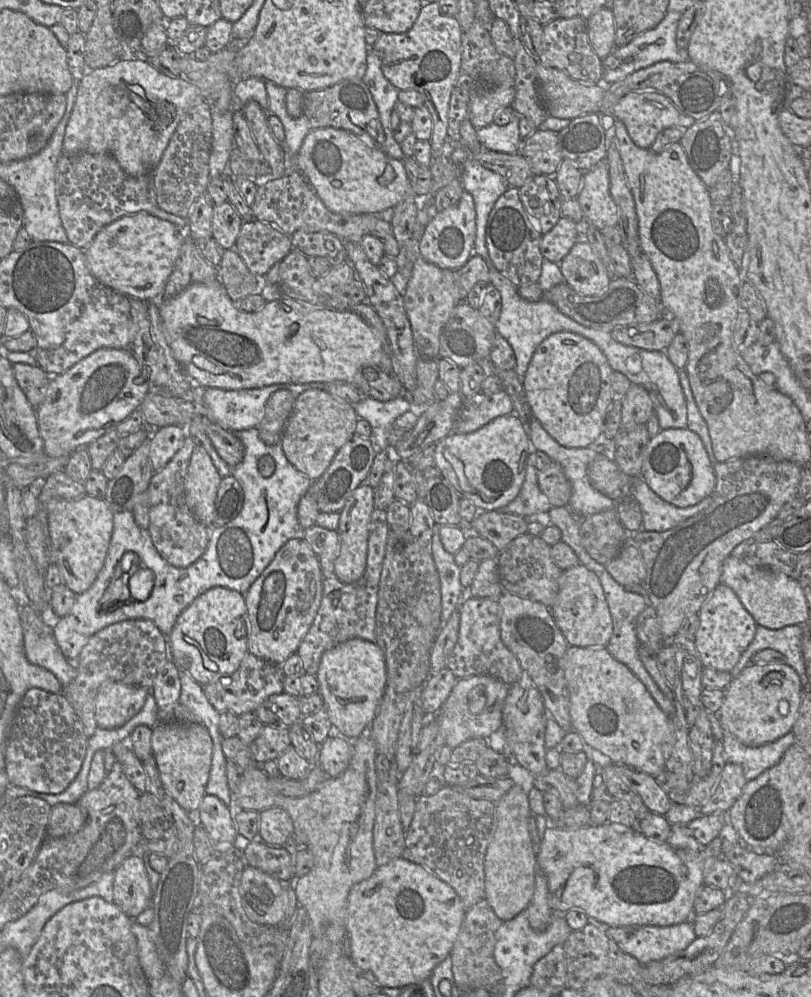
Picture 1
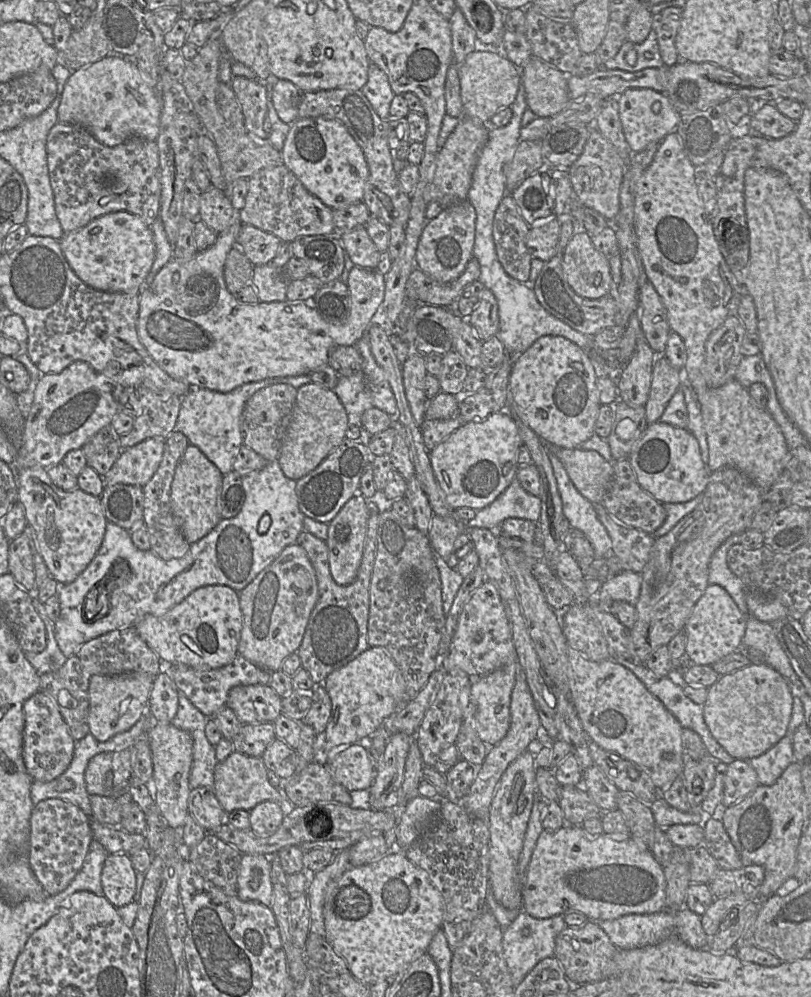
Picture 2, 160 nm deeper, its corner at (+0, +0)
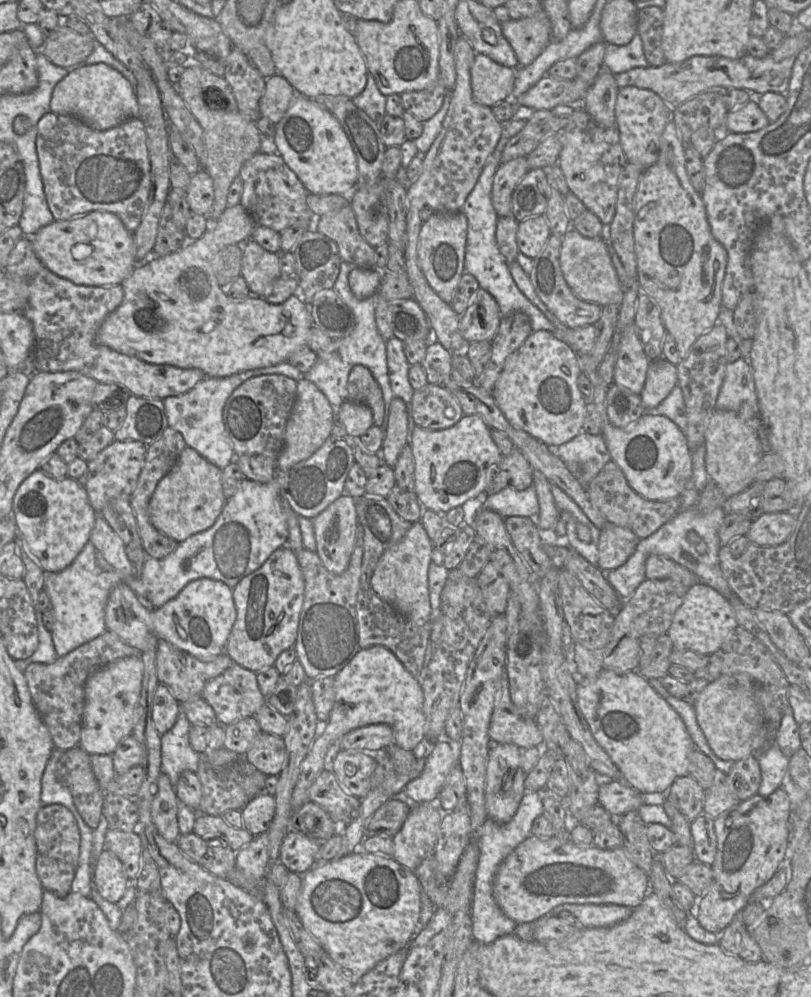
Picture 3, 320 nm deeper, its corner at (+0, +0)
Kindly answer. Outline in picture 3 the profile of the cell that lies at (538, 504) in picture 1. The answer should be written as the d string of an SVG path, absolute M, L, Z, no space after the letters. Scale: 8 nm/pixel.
M533 485L523 491L509 486L490 495L482 509L497 512L504 519L510 516L531 517L539 513L539 502Z

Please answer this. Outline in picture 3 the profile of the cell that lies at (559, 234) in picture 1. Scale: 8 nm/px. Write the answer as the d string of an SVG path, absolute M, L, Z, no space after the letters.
M544 215L519 222L516 244L520 253L534 259L546 246L550 234L549 224Z

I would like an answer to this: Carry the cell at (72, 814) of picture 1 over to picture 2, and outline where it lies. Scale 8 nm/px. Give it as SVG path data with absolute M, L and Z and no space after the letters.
M58 798L46 799L34 805L29 823L29 865L45 893L50 896L62 892L76 876L83 865L92 840L98 841L108 854L128 854L141 848L147 849L147 841L142 834L128 834L119 826L101 824L74 804Z

